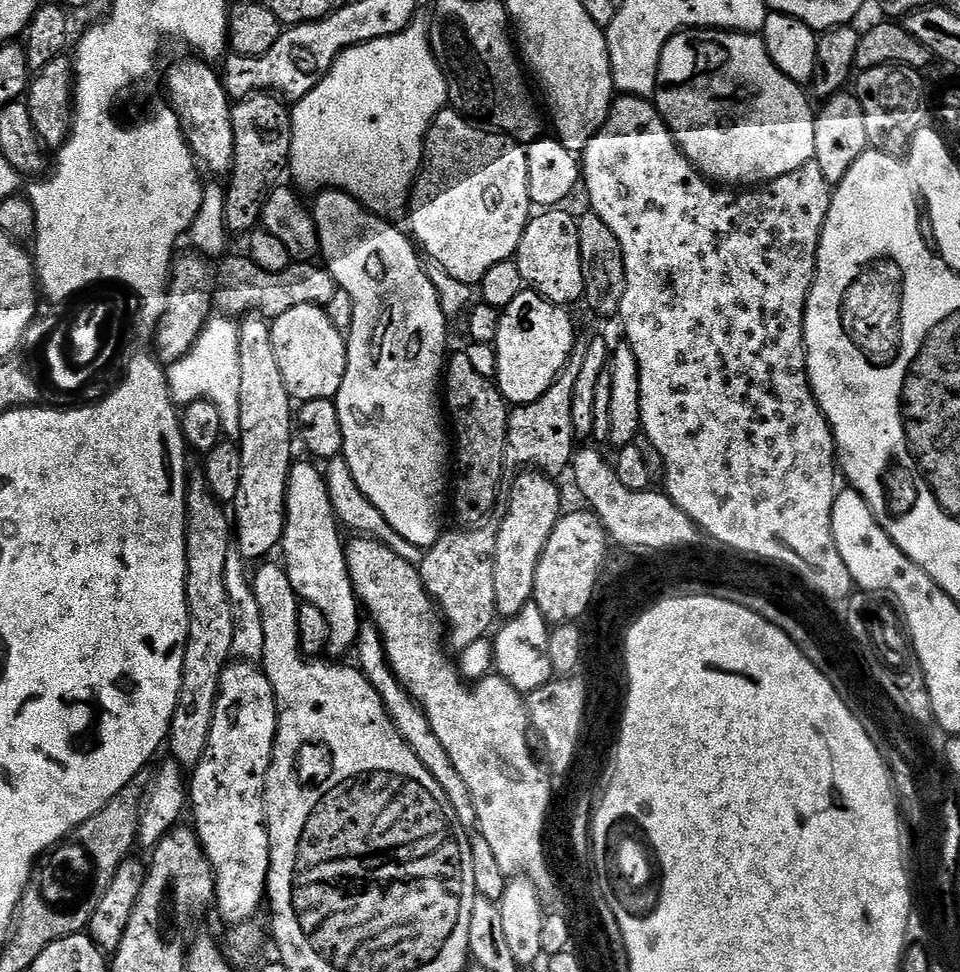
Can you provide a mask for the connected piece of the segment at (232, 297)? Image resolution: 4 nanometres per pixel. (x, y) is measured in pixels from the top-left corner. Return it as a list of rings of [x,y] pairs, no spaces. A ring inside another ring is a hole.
[[[247,255],[223,257],[224,265],[220,268],[220,296],[224,299],[223,311],[228,314],[259,314],[265,318],[275,318],[286,314],[286,310],[294,310],[294,306],[318,306],[327,308],[337,292],[336,279],[328,273],[327,267],[316,264],[298,264],[292,262],[288,268],[277,273],[268,273],[260,269]]]

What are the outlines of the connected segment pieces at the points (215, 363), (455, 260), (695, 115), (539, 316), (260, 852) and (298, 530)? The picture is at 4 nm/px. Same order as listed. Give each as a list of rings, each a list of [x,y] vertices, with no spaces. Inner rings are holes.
[[[213,315],[212,319],[206,322],[202,334],[198,334],[192,349],[166,368],[172,403],[180,406],[195,400],[214,402],[222,418],[223,435],[228,438],[236,438],[240,434],[242,366],[238,366],[239,337],[240,325],[231,315]]]
[[[455,110],[438,113],[424,140],[424,163],[412,186],[406,213],[411,239],[422,249],[423,255],[431,263],[442,266],[450,278],[458,278],[458,282],[469,286],[475,285],[490,266],[515,257],[533,212],[530,186],[526,182],[525,145],[503,132],[481,126]]]
[[[686,28],[672,36],[662,50],[654,103],[684,157],[701,176],[720,186],[764,186],[814,158],[816,112],[807,95],[801,85],[786,78],[774,66],[763,35],[718,28]]]
[[[531,290],[520,292],[518,298],[501,311],[498,338],[494,345],[498,358],[494,379],[509,405],[529,404],[542,398],[572,357],[578,340],[568,312],[571,311],[567,307],[550,302]]]
[[[232,662],[225,667],[224,673],[220,676],[220,694],[216,698],[214,706],[214,718],[210,726],[210,738],[206,746],[206,754],[202,754],[202,762],[190,776],[190,816],[194,821],[196,836],[200,840],[200,845],[204,847],[206,858],[212,867],[212,873],[216,876],[216,899],[214,908],[220,911],[220,916],[224,920],[229,920],[229,925],[246,924],[253,919],[252,916],[260,908],[260,903],[265,903],[266,889],[268,887],[268,871],[270,870],[270,838],[268,837],[268,821],[264,819],[264,783],[270,770],[272,761],[272,747],[276,741],[276,699],[274,690],[266,678],[263,667],[252,662]]]
[[[293,463],[288,475],[288,493],[284,503],[284,539],[282,541],[284,560],[282,559],[282,567],[287,572],[297,597],[305,604],[318,606],[318,610],[326,618],[326,626],[328,627],[327,655],[332,658],[340,658],[343,657],[340,656],[343,652],[351,653],[355,649],[362,623],[362,605],[356,598],[356,591],[348,573],[348,563],[344,557],[345,545],[342,540],[340,544],[342,528],[330,502],[325,473],[321,469],[319,472],[315,468],[317,465],[312,464]]]

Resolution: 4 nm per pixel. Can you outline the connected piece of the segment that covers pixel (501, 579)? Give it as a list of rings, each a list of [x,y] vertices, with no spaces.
[[[520,470],[515,473],[516,481],[512,489],[507,489],[508,505],[504,508],[504,517],[496,528],[496,549],[494,550],[494,602],[497,613],[507,618],[516,616],[522,606],[533,603],[534,574],[538,570],[538,562],[542,558],[542,550],[546,550],[546,542],[550,534],[554,534],[554,526],[560,521],[560,488],[555,479],[535,470]]]

